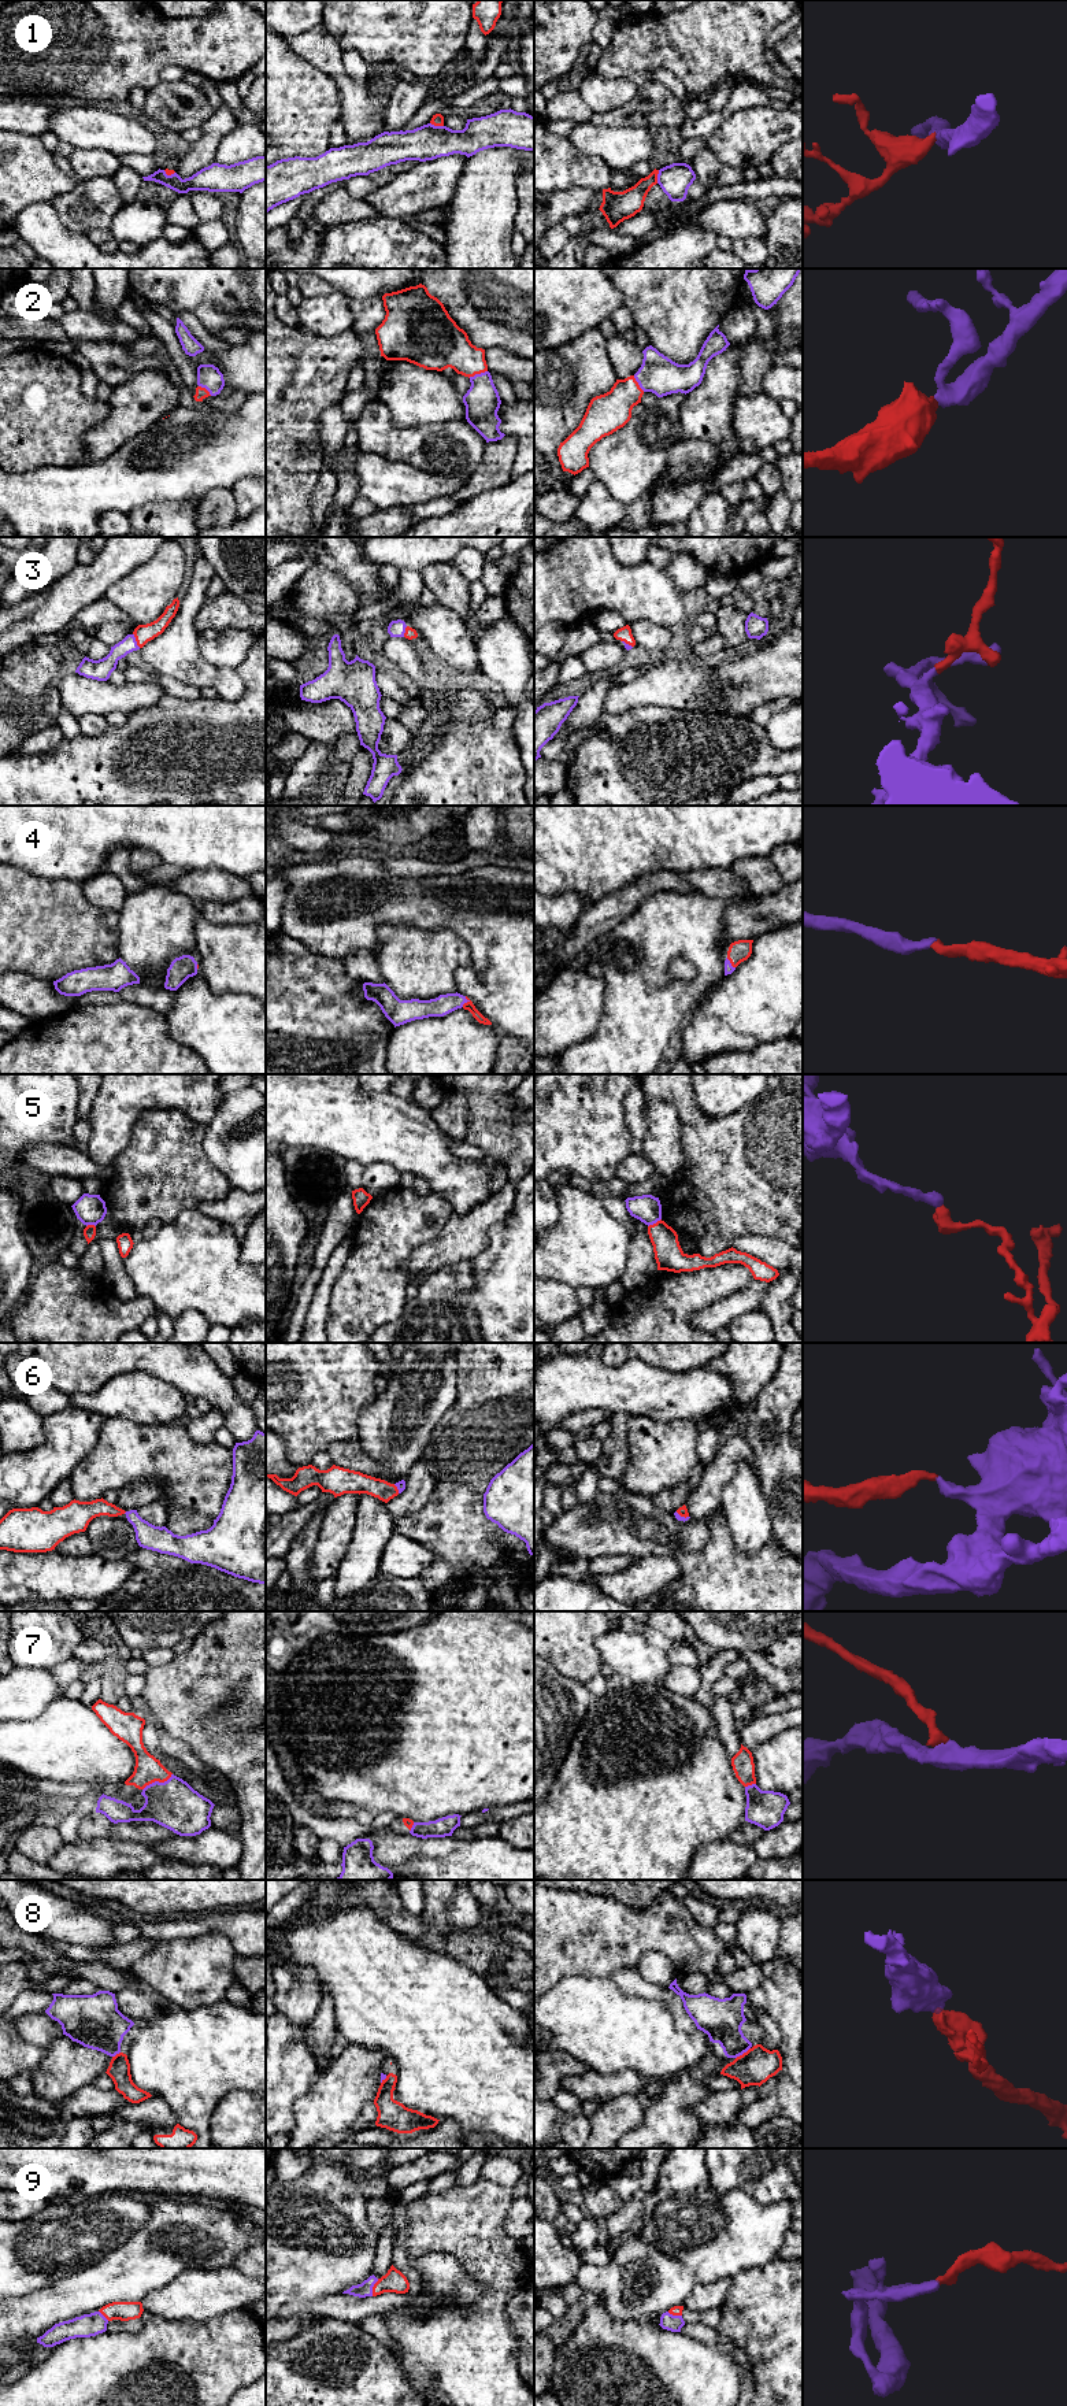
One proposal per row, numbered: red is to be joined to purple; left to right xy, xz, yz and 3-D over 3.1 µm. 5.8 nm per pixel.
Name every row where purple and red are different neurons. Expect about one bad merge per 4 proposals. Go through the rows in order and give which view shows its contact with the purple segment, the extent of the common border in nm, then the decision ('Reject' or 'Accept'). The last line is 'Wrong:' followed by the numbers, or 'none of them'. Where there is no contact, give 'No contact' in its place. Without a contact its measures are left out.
1: Touches purple in xz. Shared border 80 nm. Reject
2: Touches purple in xz. Shared border 120 nm. Accept
3: Touches purple in xy. Shared border 100 nm. Accept
4: Touches purple in xz. Shared border 70 nm. Accept
5: Touches purple in yz. Shared border 90 nm. Reject
6: Touches purple in yz. Shared border 90 nm. Accept
7: Touches purple in xy. Shared border 200 nm. Accept
8: Touches purple in yz. Shared border 110 nm. Accept
9: Touches purple in xz. Shared border 110 nm. Accept
Wrong: 1, 5

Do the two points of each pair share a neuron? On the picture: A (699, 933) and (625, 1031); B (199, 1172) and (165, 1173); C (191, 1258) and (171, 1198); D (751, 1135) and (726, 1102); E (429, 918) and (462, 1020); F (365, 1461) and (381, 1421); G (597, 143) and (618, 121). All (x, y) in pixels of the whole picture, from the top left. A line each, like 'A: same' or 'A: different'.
A: same
B: same
C: different
D: different
E: different
F: different
G: different

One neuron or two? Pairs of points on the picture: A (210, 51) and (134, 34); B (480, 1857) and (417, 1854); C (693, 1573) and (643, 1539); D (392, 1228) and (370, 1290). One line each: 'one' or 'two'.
A: one
B: one
C: two
D: one

